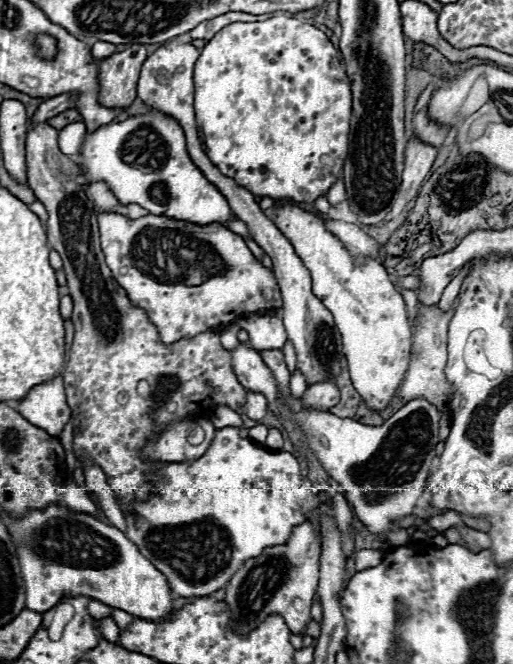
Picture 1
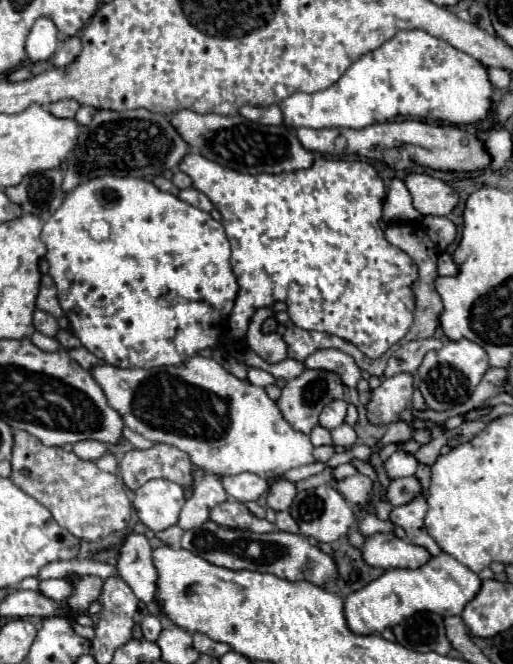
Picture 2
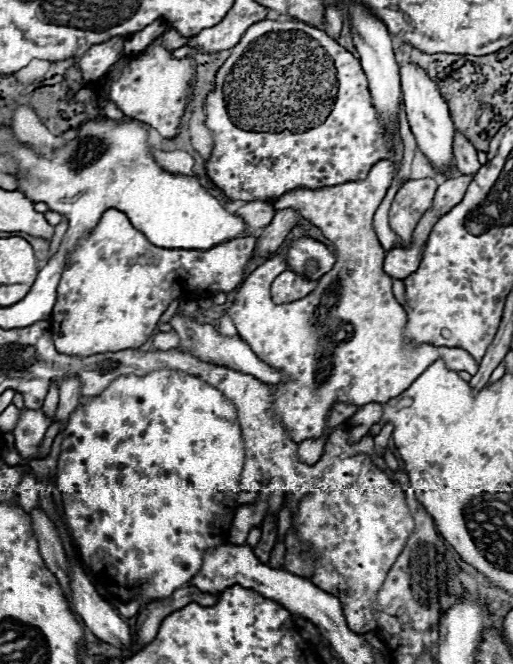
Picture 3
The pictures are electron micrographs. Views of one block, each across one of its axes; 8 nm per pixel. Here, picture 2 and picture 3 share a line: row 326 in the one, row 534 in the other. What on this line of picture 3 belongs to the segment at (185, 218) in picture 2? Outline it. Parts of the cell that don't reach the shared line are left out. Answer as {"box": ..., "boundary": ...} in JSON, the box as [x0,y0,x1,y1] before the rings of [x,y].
{"box":[56,370,244,602],"boundary":[[[158,370],[146,374],[144,378],[122,376],[116,378],[104,392],[94,396],[90,402],[78,406],[72,412],[68,428],[62,432],[62,436],[64,440],[56,466],[56,484],[62,492],[66,524],[90,574],[96,578],[106,578],[108,590],[120,600],[130,602],[140,598],[168,598],[174,590],[186,586],[200,572],[206,548],[216,548],[218,544],[226,542],[234,512],[238,508],[236,494],[240,488],[240,474],[244,468],[244,442],[240,436],[240,424],[236,420],[236,408],[224,398],[220,390],[204,384],[200,378],[190,376],[186,372]]]}

